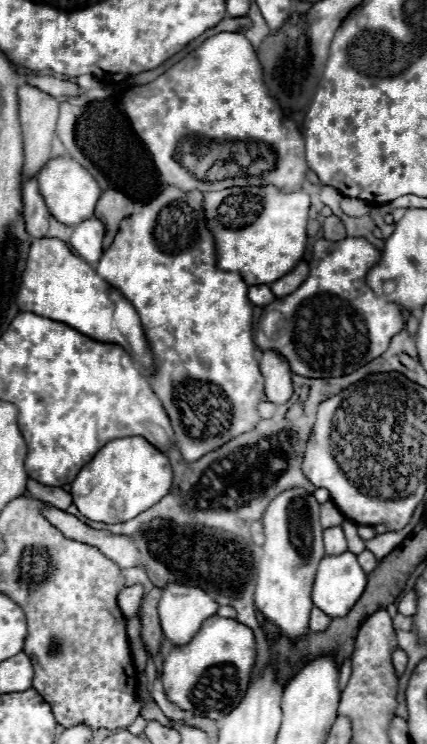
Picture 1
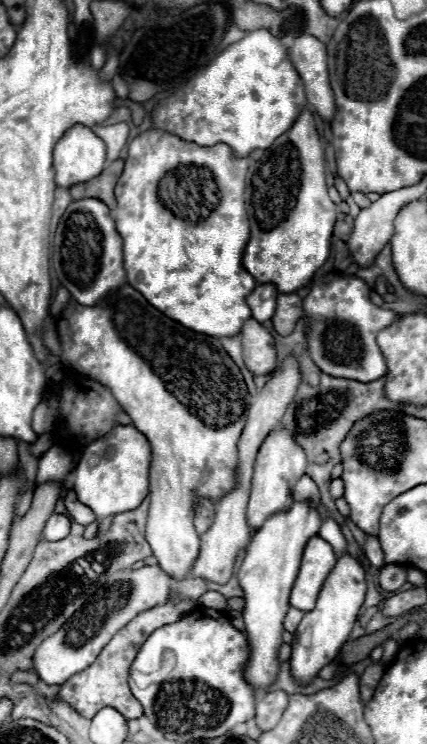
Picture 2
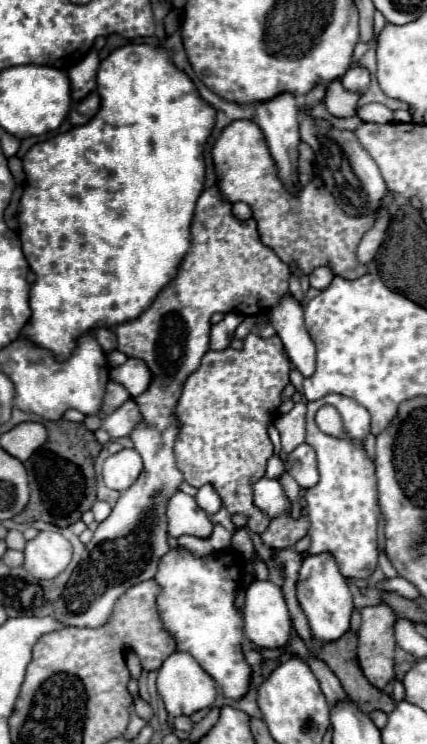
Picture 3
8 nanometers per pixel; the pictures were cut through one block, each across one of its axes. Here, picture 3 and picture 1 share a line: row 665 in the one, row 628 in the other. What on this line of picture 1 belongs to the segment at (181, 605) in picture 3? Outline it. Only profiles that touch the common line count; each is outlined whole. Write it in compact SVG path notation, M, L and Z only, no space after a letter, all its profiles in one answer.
M218 614L206 618L194 638L184 646L170 646L164 656L162 686L166 698L194 716L220 720L244 698L256 658L254 634L248 626Z

